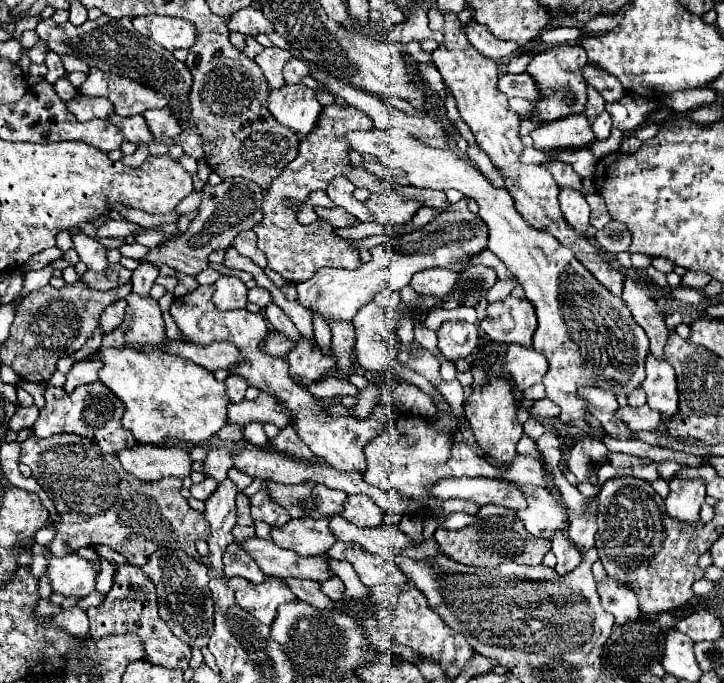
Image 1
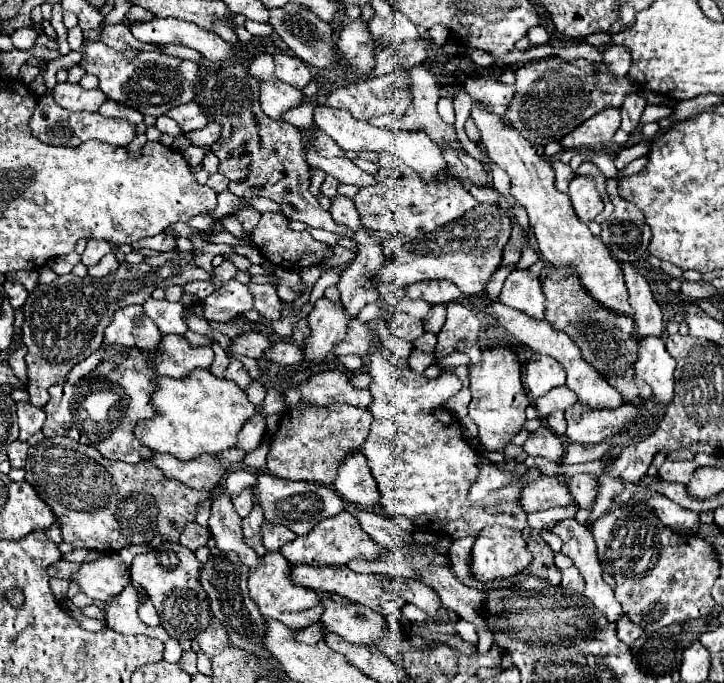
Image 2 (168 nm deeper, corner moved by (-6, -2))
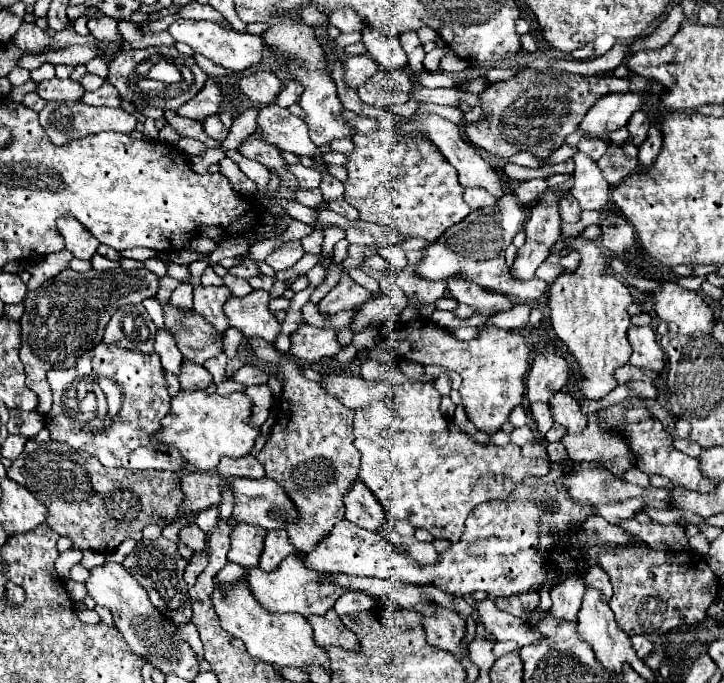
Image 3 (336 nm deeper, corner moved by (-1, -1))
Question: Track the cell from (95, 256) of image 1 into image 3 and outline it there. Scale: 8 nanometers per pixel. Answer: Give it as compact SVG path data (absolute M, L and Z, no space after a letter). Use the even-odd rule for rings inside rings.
M64 216L58 220L58 230L66 240L66 250L70 250L80 260L92 260L100 242L78 220Z

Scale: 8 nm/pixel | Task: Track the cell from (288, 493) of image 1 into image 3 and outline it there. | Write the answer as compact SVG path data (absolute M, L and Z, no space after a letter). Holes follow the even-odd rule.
M232 478L228 482L234 490L236 496L236 506L234 506L234 516L238 522L248 522L252 526L260 526L264 530L276 530L276 528L286 528L288 524L296 522L298 508L292 506L292 500L286 496L286 492L270 478Z

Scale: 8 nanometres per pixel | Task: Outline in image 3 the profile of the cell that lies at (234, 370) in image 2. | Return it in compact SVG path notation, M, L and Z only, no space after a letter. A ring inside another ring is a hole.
M218 354L216 358L210 358L208 362L204 362L206 370L212 374L212 378L214 378L216 384L230 380L230 376L226 372L226 362L228 362L228 356L226 354Z

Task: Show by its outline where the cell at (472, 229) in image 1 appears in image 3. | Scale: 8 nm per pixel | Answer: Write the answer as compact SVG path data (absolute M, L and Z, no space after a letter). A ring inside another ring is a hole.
M504 194L500 198L500 210L484 208L468 214L462 222L458 222L458 226L450 226L450 230L446 230L434 244L424 250L422 260L414 266L414 274L422 274L422 278L428 280L462 278L482 286L484 290L506 294L516 302L534 302L546 292L546 282L538 278L528 282L514 280L504 260L504 252L512 244L512 238L522 230L524 220L526 212L516 196ZM496 216L500 216L500 222L496 220Z

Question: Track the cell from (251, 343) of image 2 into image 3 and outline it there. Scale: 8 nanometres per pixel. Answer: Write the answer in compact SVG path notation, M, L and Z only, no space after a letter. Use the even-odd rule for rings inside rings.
M168 304L164 306L164 318L166 328L176 336L176 344L186 360L204 364L224 352L224 338L218 338L218 334L214 334L214 326L194 310L184 314Z

